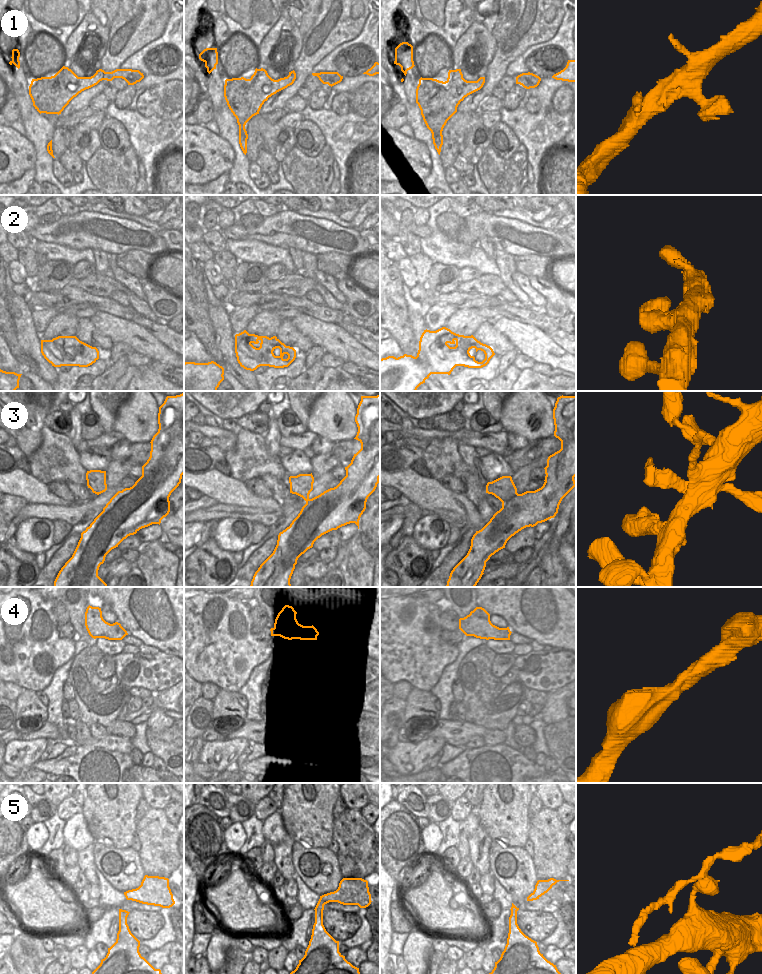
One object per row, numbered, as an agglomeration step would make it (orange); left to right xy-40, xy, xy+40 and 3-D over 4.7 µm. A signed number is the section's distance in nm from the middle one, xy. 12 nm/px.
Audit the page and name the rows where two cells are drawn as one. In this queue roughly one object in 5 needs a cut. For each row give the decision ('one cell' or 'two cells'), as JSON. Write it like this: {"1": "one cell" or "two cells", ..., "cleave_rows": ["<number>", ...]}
{"1": "one cell", "2": "one cell", "3": "one cell", "4": "one cell", "5": "one cell", "cleave_rows": []}

